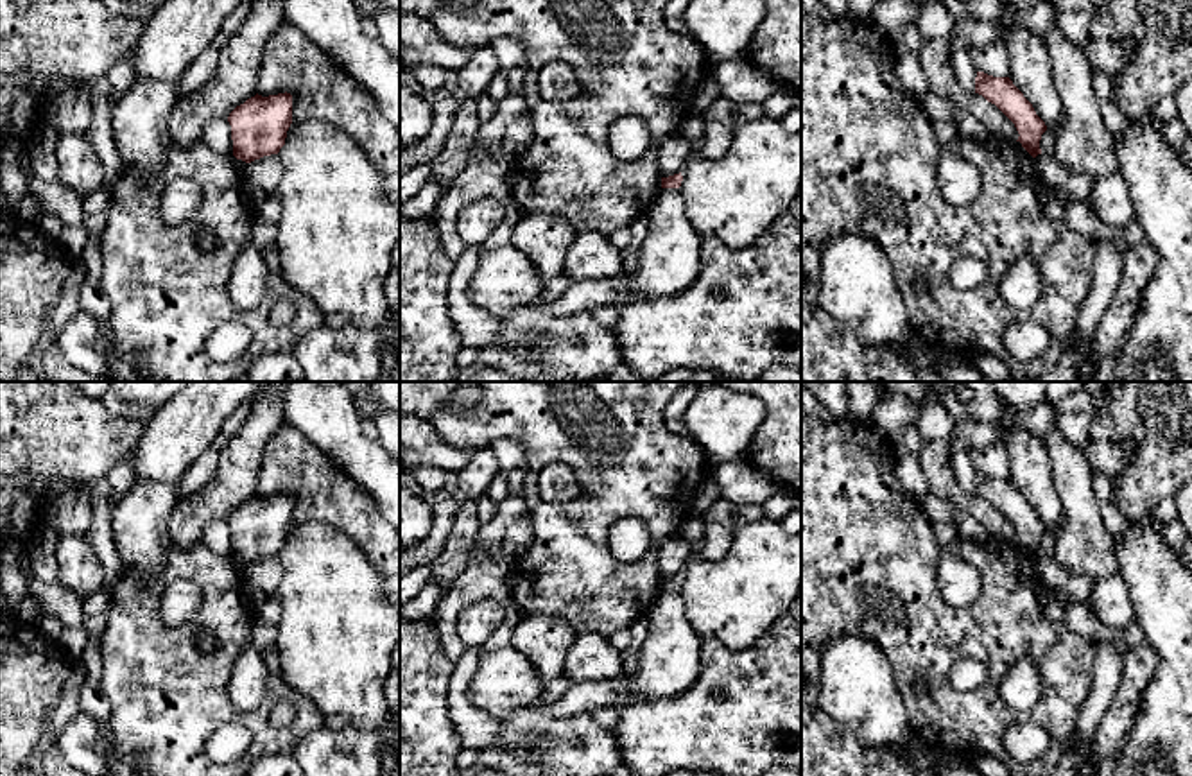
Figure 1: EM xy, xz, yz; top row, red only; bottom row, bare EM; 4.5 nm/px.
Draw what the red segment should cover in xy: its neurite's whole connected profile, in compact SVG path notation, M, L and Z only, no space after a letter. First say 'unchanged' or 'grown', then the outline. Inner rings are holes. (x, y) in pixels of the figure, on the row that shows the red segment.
unchanged; M255 95L237 106L228 122L231 125L233 156L246 163L278 154L285 145L292 124L292 95Z

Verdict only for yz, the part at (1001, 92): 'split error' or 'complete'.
complete

